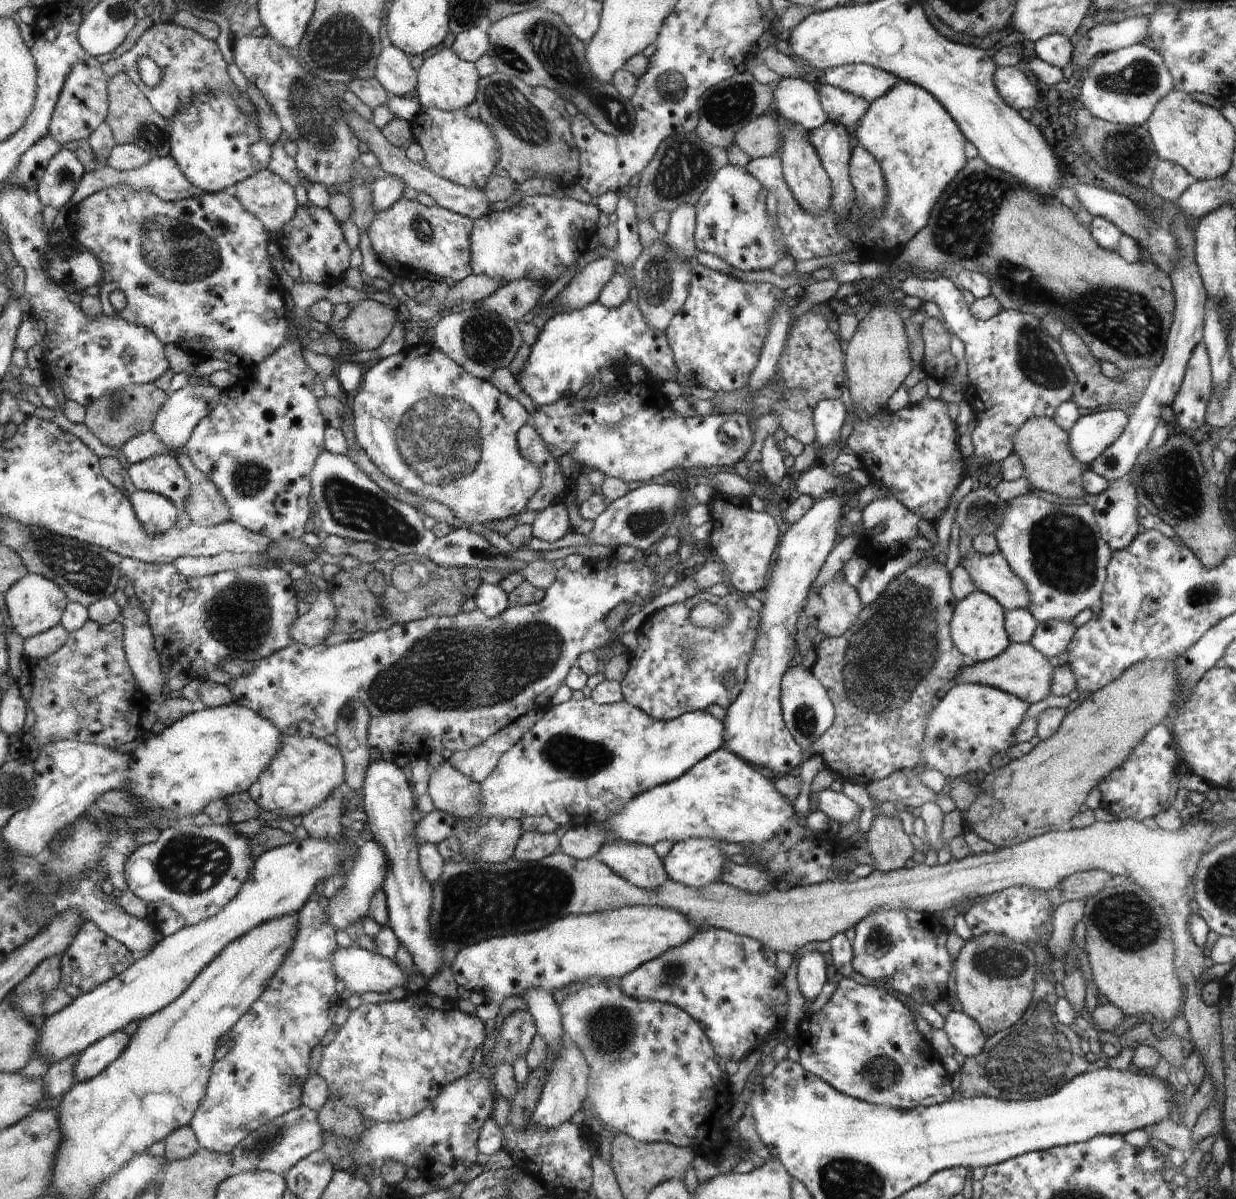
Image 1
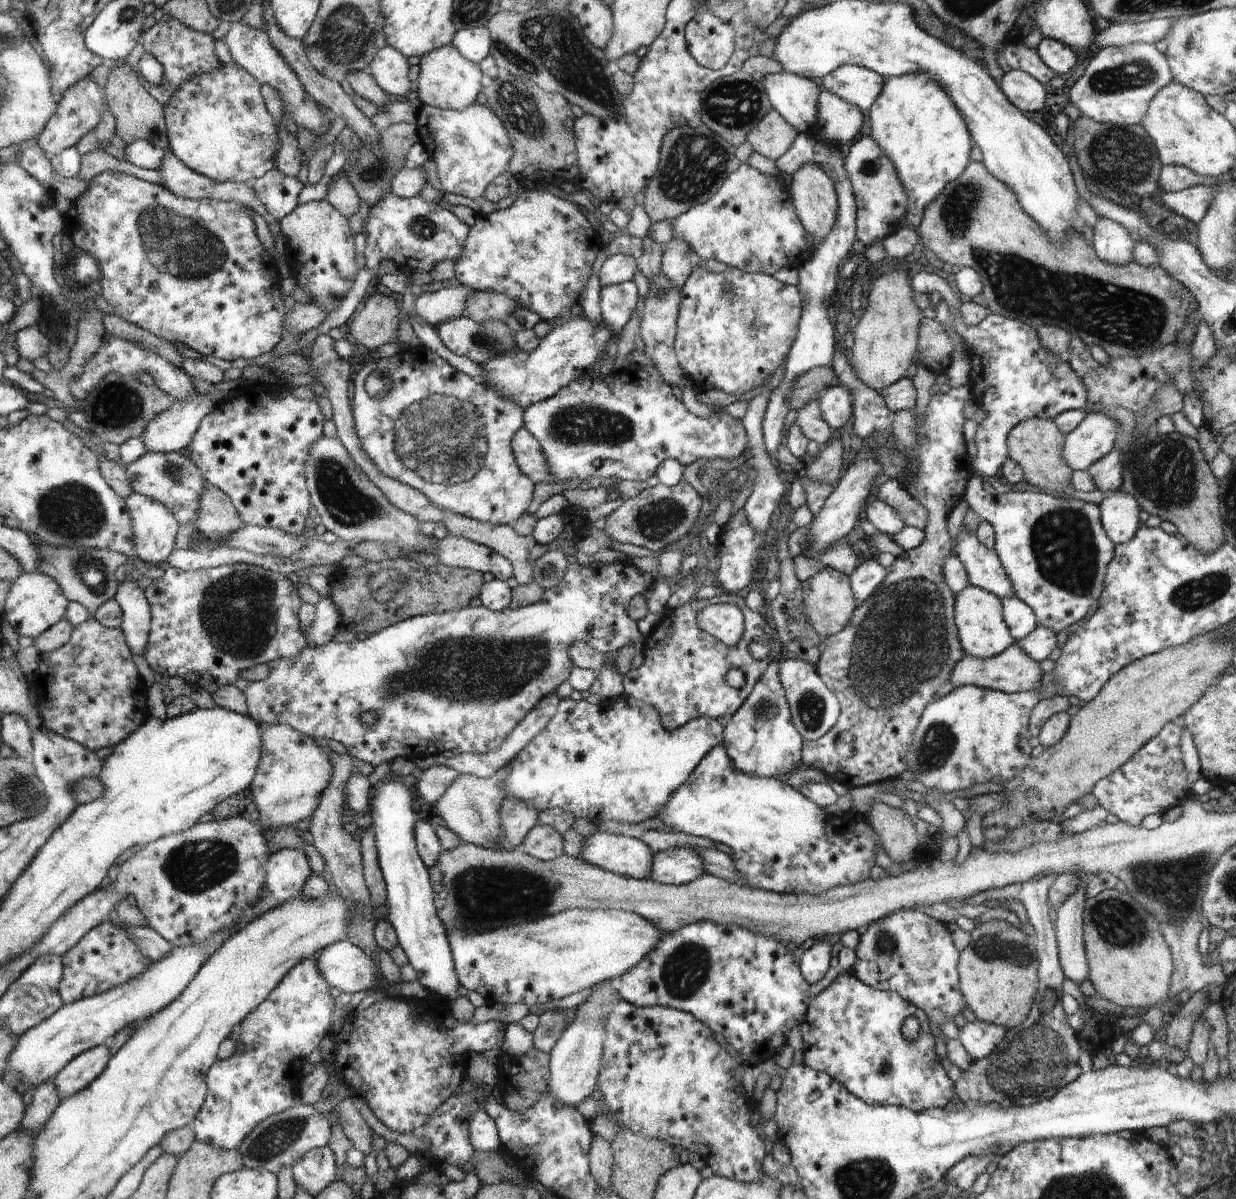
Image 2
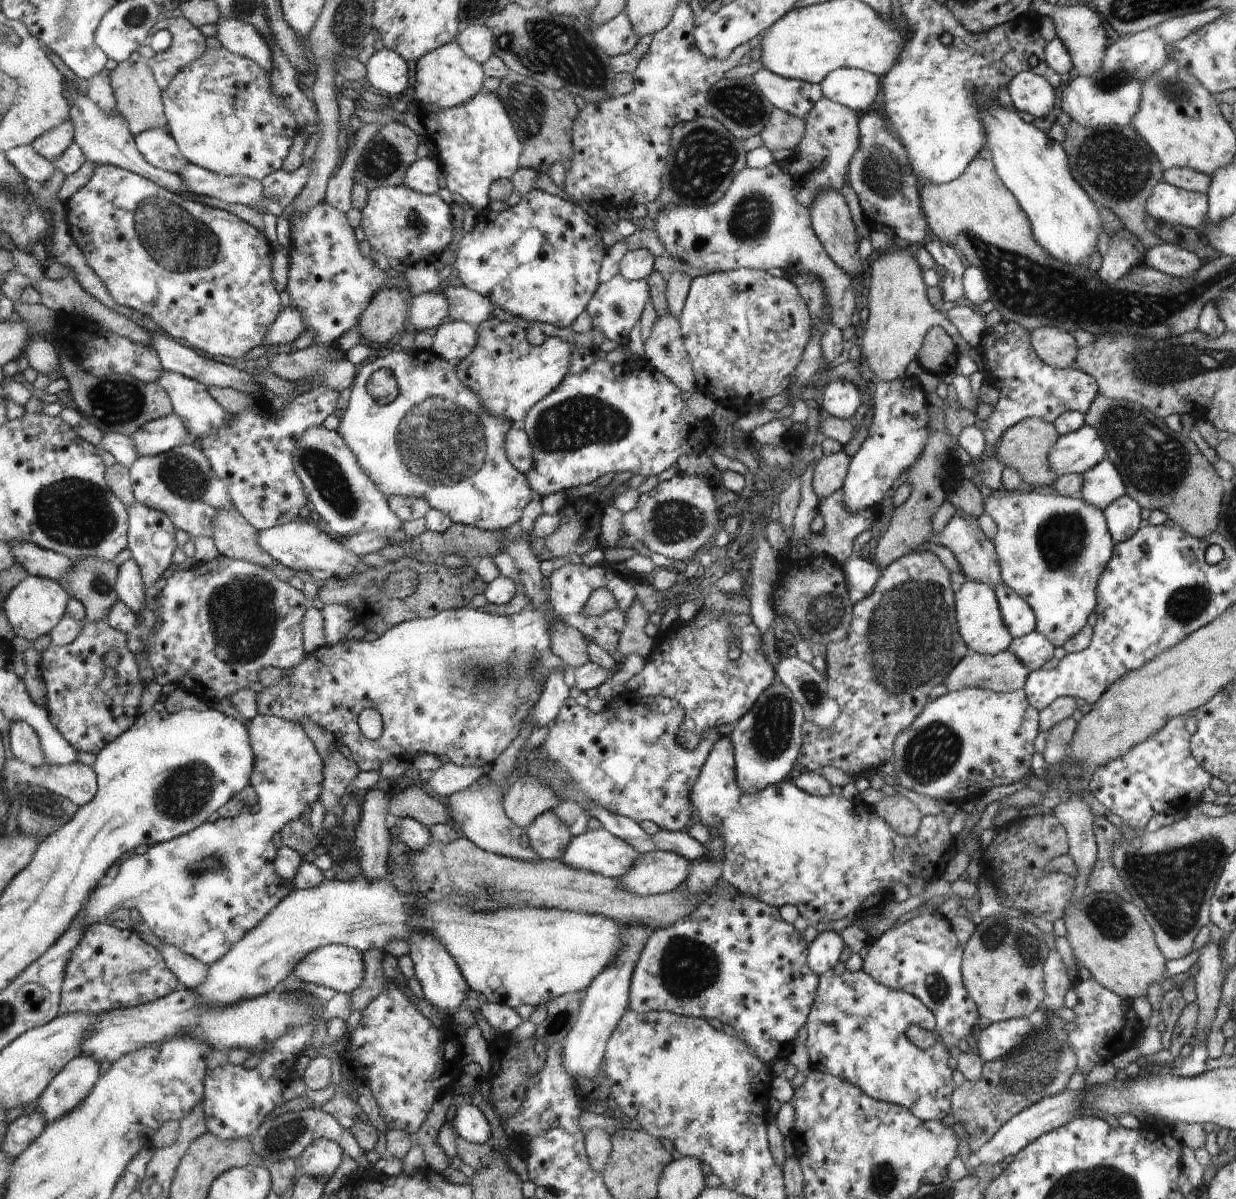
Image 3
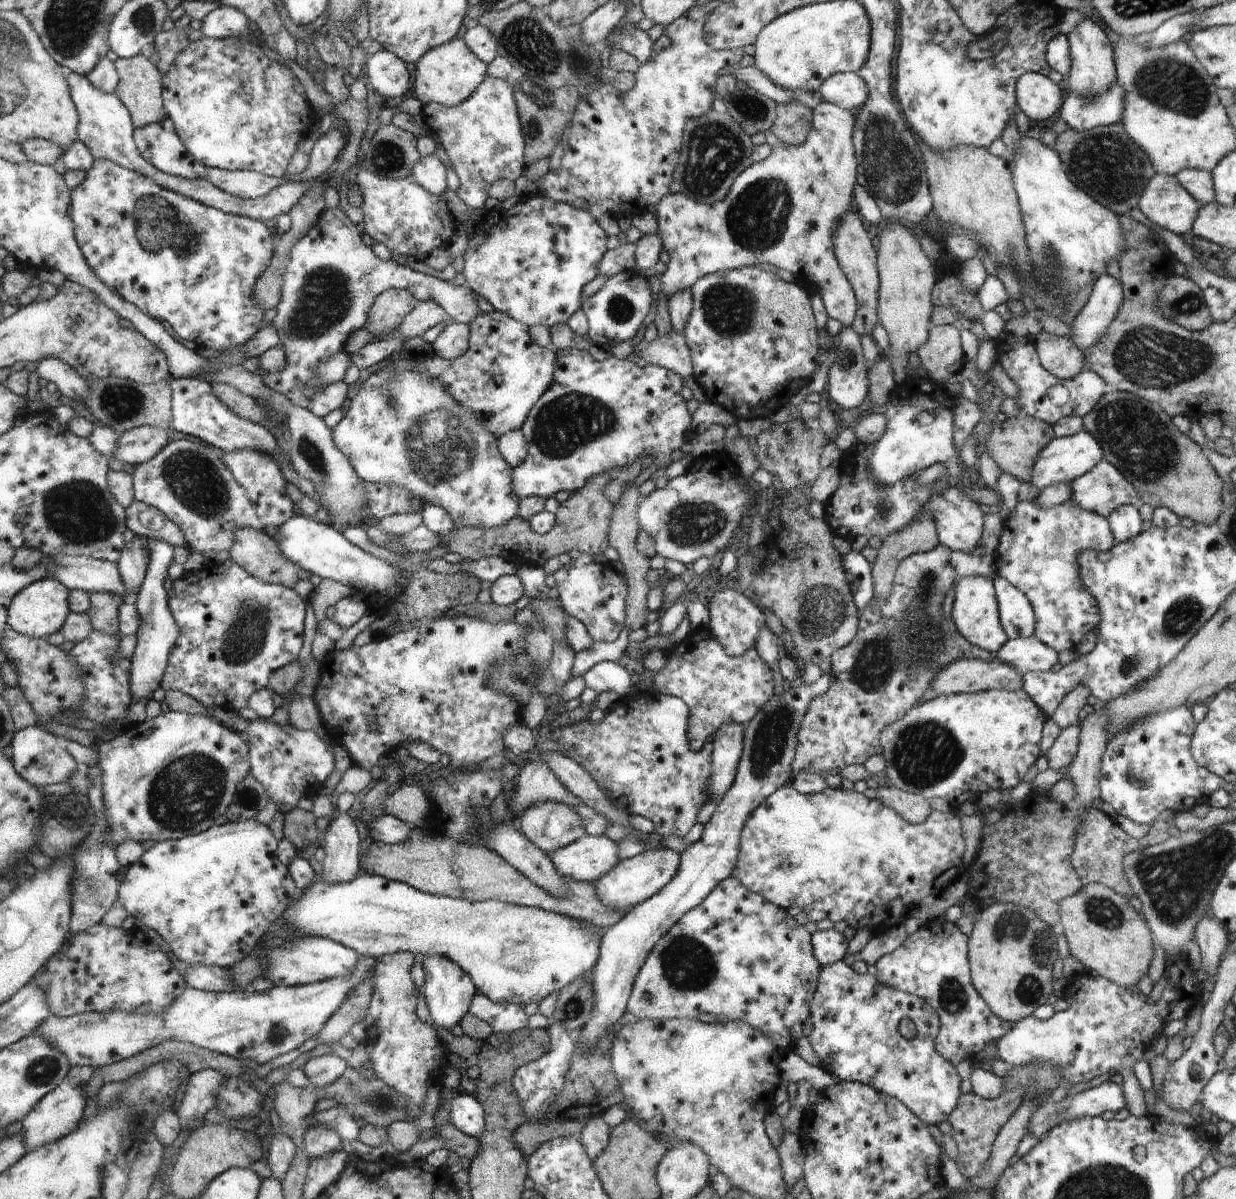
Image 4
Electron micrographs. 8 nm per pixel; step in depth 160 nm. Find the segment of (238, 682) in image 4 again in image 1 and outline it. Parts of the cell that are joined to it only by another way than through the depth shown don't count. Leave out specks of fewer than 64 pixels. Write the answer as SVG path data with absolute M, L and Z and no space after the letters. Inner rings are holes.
M123 557L123 563L121 566L122 572L127 576L128 581L131 582L137 589L136 596L140 600L140 604L147 610L150 615L151 625L157 638L157 649L160 651L160 662L162 662L162 670L167 674L172 669L172 664L175 661L180 661L184 666L185 671L190 676L191 680L208 680L207 674L212 674L216 670L222 670L224 662L228 659L244 659L248 662L254 662L255 660L266 659L267 656L272 655L275 652L282 651L283 648L290 647L293 642L291 636L291 628L295 624L298 612L296 612L296 594L294 594L294 586L292 586L292 580L290 576L286 574L284 568L276 567L255 567L255 566L243 566L237 571L222 571L215 575L208 575L198 577L195 579L189 579L185 577L176 566L176 563L147 563L132 557Z

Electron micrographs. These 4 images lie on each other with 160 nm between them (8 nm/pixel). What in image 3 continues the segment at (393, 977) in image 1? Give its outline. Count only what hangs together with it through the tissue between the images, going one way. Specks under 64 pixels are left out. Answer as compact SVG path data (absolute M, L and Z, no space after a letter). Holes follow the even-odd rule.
M328 944L308 955L295 968L293 975L304 982L351 994L363 984L365 972L363 954L358 949Z

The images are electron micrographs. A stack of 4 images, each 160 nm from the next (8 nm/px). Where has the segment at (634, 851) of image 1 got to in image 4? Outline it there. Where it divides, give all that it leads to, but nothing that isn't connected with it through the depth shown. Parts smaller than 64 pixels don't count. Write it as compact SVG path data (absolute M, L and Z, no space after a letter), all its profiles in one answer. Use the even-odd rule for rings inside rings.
M584 834L580 839L558 851L548 853L559 875L570 881L593 883L608 874L620 862L618 858L618 842L609 839L605 834L592 836Z

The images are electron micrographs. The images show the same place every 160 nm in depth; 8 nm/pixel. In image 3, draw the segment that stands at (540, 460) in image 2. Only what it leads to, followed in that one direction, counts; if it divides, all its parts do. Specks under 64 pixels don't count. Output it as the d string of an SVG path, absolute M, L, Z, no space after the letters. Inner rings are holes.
M513 426L507 434L507 457L511 464L524 475L532 472L535 466L535 452L532 449L530 438L521 426Z

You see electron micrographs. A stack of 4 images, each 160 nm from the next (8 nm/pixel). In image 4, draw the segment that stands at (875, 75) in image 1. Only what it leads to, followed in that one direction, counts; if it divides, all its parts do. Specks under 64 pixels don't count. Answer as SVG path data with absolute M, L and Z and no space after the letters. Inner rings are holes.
M850 71L832 75L819 91L824 101L847 111L863 106L868 98L866 80Z

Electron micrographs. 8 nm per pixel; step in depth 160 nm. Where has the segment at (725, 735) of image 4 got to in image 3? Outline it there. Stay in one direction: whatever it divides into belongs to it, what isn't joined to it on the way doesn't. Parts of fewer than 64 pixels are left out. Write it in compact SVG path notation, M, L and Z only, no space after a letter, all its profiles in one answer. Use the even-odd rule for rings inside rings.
M729 736L720 738L716 748L712 748L712 760L704 768L704 776L699 776L692 786L688 800L700 822L713 836L724 840L724 856L727 866L722 870L722 879L733 886L739 893L756 898L765 904L782 908L792 905L798 908L800 915L809 924L838 921L848 915L857 915L856 908L864 904L868 896L892 891L896 884L907 886L914 880L922 879L927 883L940 878L950 859L958 852L957 840L949 830L949 818L942 813L924 816L923 828L912 838L896 834L877 812L870 810L870 830L868 820L854 810L852 802L842 795L818 797L804 793L792 782L781 781L770 784L760 792L748 794L738 784L735 772L735 752Z

